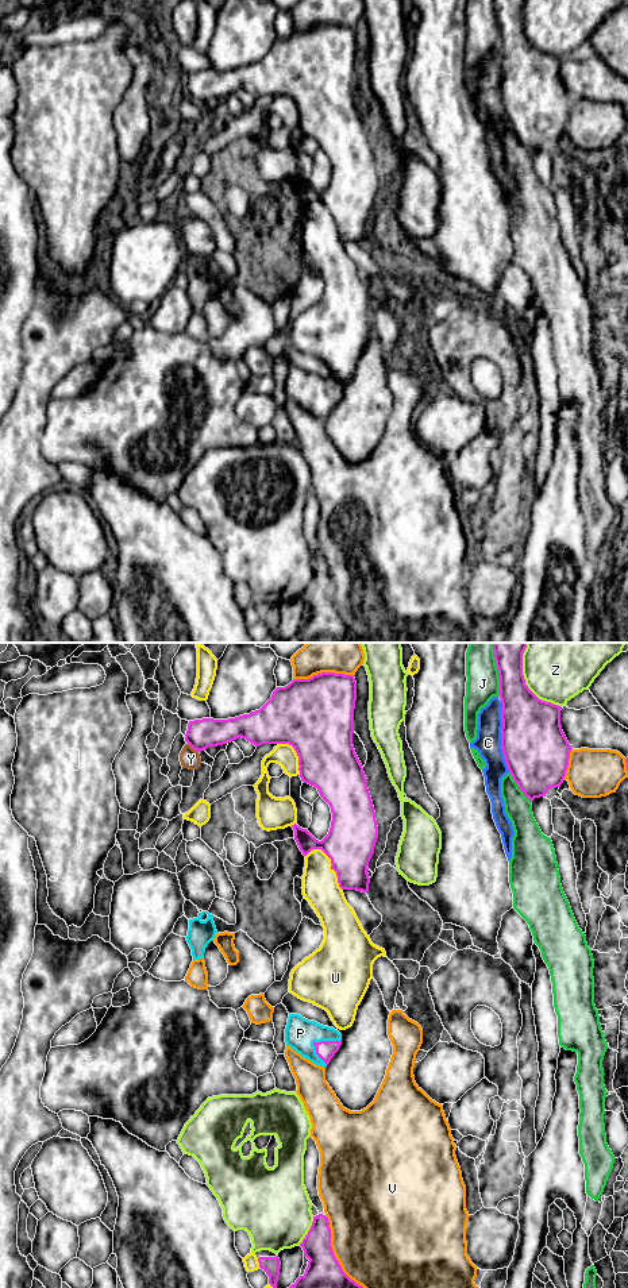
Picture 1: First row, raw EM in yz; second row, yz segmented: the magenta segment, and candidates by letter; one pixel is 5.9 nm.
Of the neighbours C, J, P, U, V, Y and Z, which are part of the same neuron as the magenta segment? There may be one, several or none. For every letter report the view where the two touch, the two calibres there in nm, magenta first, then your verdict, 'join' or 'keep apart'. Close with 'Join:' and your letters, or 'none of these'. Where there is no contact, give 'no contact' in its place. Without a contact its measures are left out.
C: contact in yz; calibres 380 and 160 nm; keep apart
J: contact in yz; calibres 220 and 190 nm; keep apart
P: contact in yz; calibres 110 and 190 nm; join
U: contact in yz; calibres 300 and 220 nm; keep apart
V: contact in yz; calibres 320 and 480 nm; keep apart
Y: contact in yz; calibres 180 and 120 nm; keep apart
Z: contact in yz; calibres 340 and 320 nm; keep apart
Join: P

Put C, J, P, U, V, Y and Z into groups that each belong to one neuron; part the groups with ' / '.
C / J / P / U / V / Y / Z

